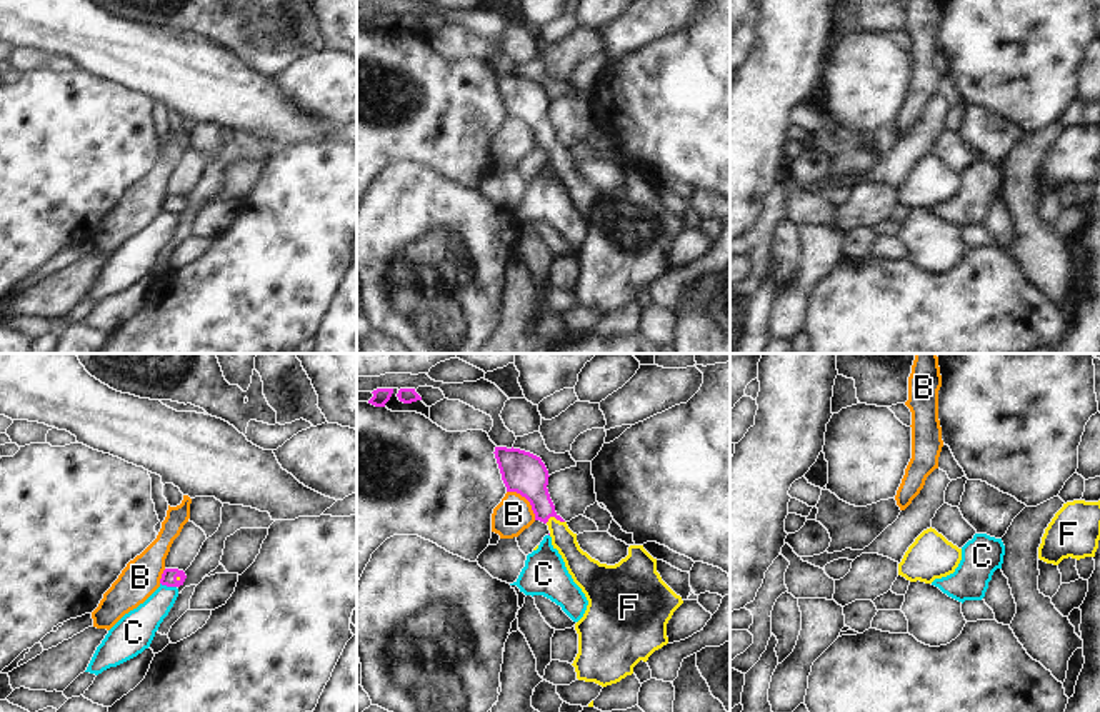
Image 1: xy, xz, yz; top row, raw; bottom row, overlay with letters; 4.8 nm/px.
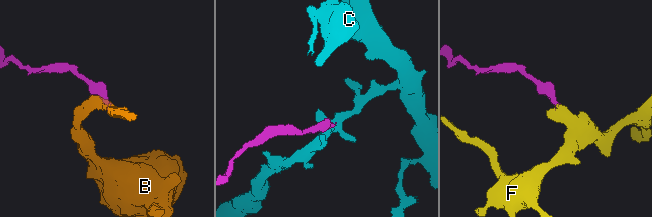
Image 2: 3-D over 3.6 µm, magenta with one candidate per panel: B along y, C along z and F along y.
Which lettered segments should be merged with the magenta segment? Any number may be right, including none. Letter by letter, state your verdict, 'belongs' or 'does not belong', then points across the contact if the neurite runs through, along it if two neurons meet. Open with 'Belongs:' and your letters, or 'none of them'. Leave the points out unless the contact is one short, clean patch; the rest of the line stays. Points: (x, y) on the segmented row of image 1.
Belongs: F
B: does not belong; border along xz (507, 491), (519, 492), (529, 502), (535, 519)
C: does not belong; border along xy (160, 582), (175, 587)
F: belongs; runs through xz (527, 476), (540, 502), (555, 517), (559, 532), (577, 562)

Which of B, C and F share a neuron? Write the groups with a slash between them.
B / C / F

